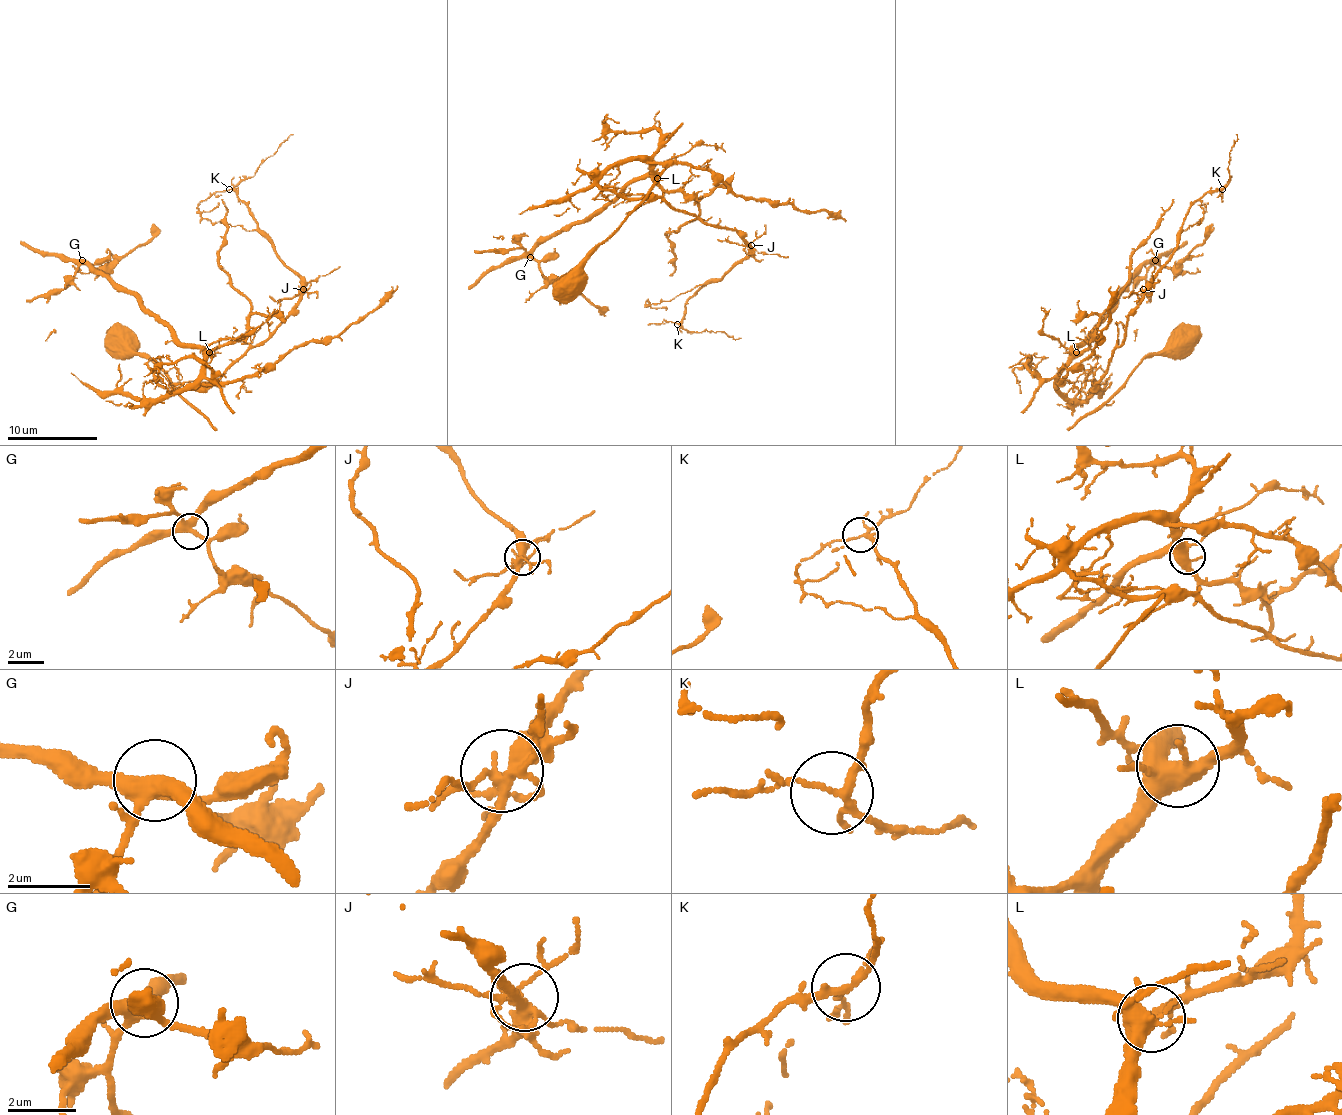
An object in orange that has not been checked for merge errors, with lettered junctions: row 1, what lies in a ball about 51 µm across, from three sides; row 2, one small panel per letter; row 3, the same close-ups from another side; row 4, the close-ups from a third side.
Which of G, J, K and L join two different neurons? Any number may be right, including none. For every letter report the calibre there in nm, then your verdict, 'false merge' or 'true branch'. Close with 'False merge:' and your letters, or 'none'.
G: calibre 400 nm; true branch
J: calibre 320 nm; true branch
K: calibre 170 nm; true branch
L: calibre 480 nm; true branch
False merge: none

